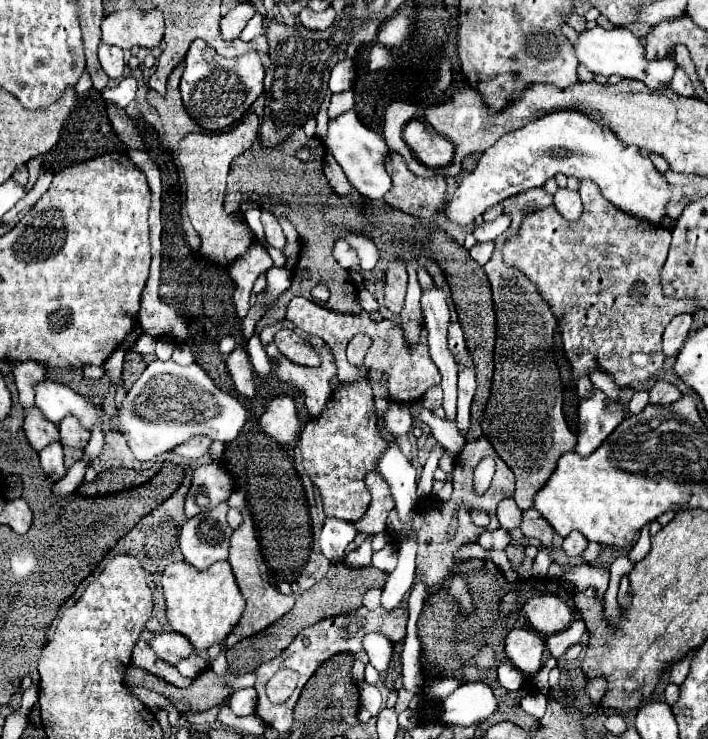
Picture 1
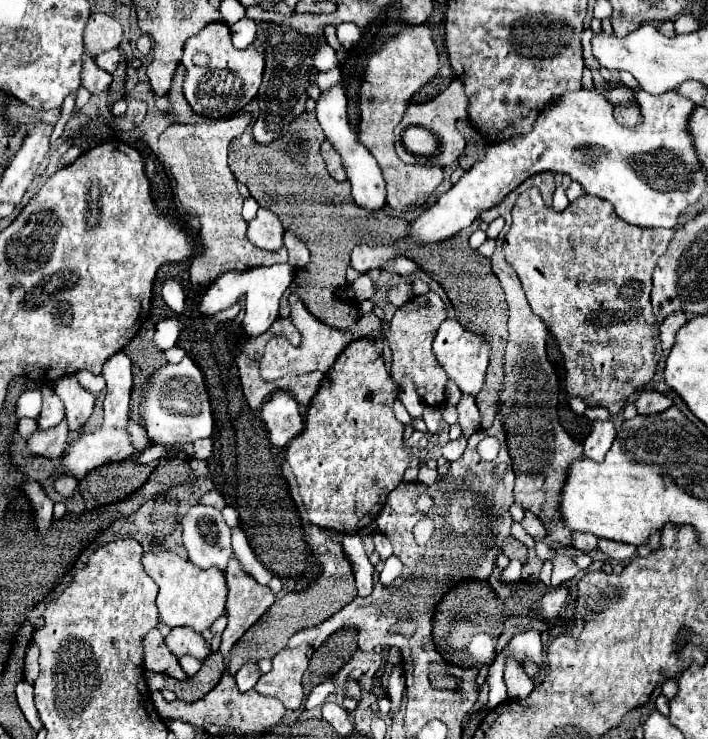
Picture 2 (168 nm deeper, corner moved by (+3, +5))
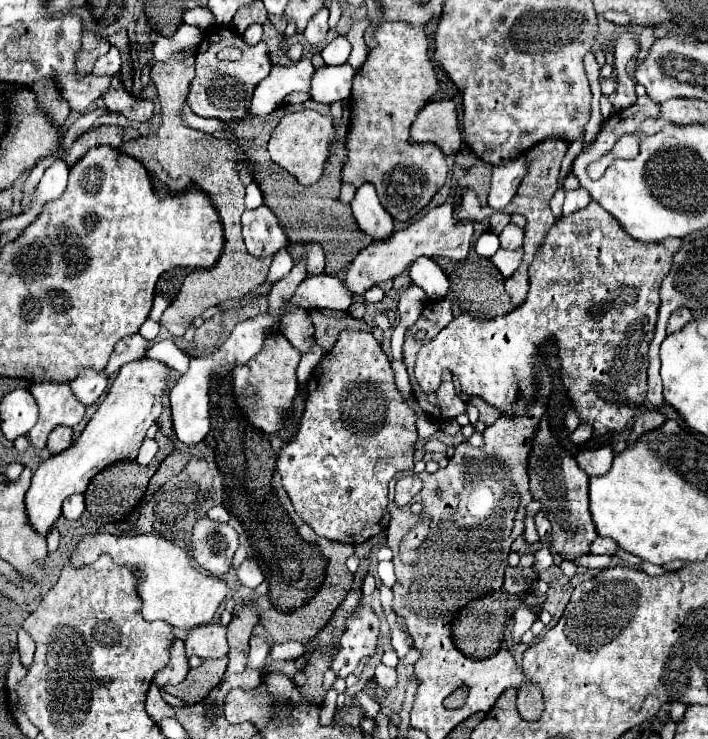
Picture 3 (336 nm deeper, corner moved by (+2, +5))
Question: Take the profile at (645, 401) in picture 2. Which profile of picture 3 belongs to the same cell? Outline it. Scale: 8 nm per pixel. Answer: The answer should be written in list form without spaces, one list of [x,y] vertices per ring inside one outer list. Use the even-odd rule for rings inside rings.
[[[648,411],[648,413],[642,413],[634,419],[634,425],[632,425],[632,431],[630,431],[630,437],[632,441],[636,441],[636,437],[640,437],[642,433],[650,431],[650,429],[656,429],[660,423],[666,421],[666,415],[660,413],[660,411]]]

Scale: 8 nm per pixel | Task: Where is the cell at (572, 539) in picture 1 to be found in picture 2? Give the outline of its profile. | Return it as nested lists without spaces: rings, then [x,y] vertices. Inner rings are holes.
[[[573,533],[573,545],[575,545],[575,549],[579,549],[579,551],[583,551],[583,553],[591,553],[591,551],[595,551],[595,549],[599,549],[597,547],[597,537],[595,535],[589,535],[589,533]]]

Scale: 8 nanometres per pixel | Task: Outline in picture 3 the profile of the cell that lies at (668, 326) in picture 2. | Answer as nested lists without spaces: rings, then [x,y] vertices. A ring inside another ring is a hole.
[[[676,309],[676,311],[670,315],[666,333],[676,333],[676,331],[680,331],[688,321],[692,321],[692,313],[690,313],[688,309]]]

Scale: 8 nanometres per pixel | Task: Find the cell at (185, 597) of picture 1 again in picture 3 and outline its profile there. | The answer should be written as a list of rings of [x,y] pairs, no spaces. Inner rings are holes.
[[[108,533],[86,535],[78,543],[70,561],[74,563],[74,567],[80,567],[86,563],[94,563],[102,553],[112,555],[118,565],[130,565],[136,573],[140,573],[138,589],[142,597],[142,615],[146,621],[160,619],[180,629],[192,629],[210,623],[218,605],[228,593],[224,579],[194,569],[182,547],[156,533],[136,537],[114,537]]]

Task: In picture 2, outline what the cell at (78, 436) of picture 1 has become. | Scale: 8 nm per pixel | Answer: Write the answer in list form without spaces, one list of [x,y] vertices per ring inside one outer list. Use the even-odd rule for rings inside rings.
[[[71,375],[63,377],[57,385],[55,385],[55,393],[59,393],[65,411],[67,411],[67,423],[69,429],[81,429],[81,425],[87,423],[93,405],[95,405],[95,395],[89,393],[87,389],[83,389],[79,385],[79,381]]]

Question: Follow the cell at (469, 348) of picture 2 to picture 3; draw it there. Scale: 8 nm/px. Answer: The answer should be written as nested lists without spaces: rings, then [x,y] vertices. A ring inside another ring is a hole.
[[[590,201],[584,209],[560,217],[546,233],[530,265],[530,291],[526,301],[506,317],[490,321],[460,315],[448,323],[436,339],[424,345],[416,359],[416,381],[424,393],[432,393],[440,385],[442,369],[450,369],[458,377],[462,391],[478,395],[490,405],[496,405],[508,415],[524,413],[532,401],[536,387],[530,379],[530,365],[540,345],[552,337],[558,343],[562,383],[580,413],[580,419],[594,427],[594,435],[620,433],[636,415],[636,409],[646,399],[646,369],[648,345],[654,335],[658,313],[658,289],[666,277],[672,255],[682,247],[682,239],[664,239],[660,243],[642,243],[624,233],[624,227],[600,203]]]

